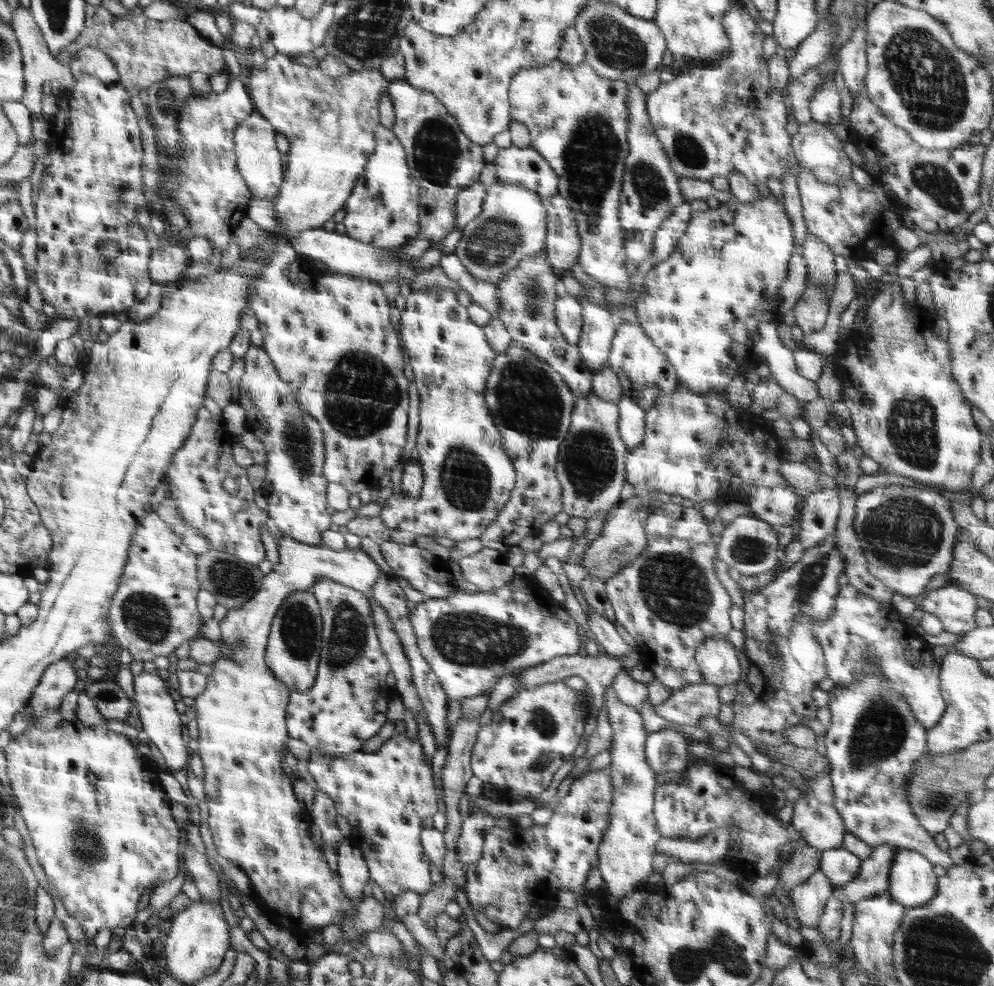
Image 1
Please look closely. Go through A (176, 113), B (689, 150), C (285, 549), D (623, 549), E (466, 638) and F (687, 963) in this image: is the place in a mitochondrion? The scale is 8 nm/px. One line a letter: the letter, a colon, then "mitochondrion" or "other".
A: other
B: mitochondrion
C: other
D: mitochondrion
E: mitochondrion
F: mitochondrion

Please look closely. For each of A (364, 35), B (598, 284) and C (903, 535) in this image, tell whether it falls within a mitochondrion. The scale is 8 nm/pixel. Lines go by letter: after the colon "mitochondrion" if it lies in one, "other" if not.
A: mitochondrion
B: other
C: mitochondrion

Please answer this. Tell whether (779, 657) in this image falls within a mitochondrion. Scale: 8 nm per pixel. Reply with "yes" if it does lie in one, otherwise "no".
yes

